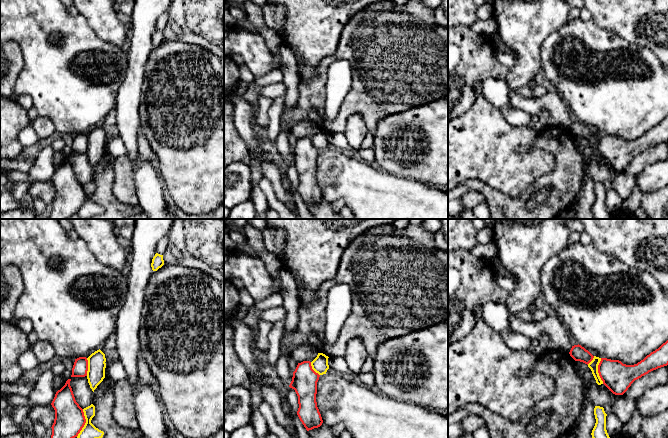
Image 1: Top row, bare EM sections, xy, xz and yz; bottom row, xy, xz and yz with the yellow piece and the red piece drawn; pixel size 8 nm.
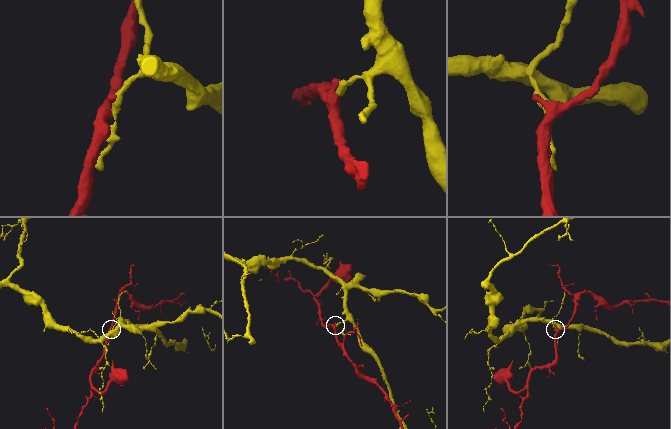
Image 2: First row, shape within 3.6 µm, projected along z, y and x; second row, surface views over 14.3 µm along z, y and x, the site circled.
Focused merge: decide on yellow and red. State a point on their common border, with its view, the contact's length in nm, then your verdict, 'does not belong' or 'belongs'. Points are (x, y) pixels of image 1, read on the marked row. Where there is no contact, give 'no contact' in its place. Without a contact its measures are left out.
xy (85, 423) | 240 nm | does not belong

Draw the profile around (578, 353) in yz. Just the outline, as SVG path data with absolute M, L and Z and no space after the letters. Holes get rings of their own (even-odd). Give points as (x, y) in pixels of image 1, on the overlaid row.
M579 344L572 346L569 354L575 361L580 361L587 365L594 358L594 356L588 350L586 350L584 347L582 347Z

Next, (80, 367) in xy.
M86 357L75 359L71 377L85 377L88 371L88 360Z

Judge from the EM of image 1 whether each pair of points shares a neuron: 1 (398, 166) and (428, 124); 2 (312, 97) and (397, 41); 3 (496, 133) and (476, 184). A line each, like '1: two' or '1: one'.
1: one
2: one
3: two

